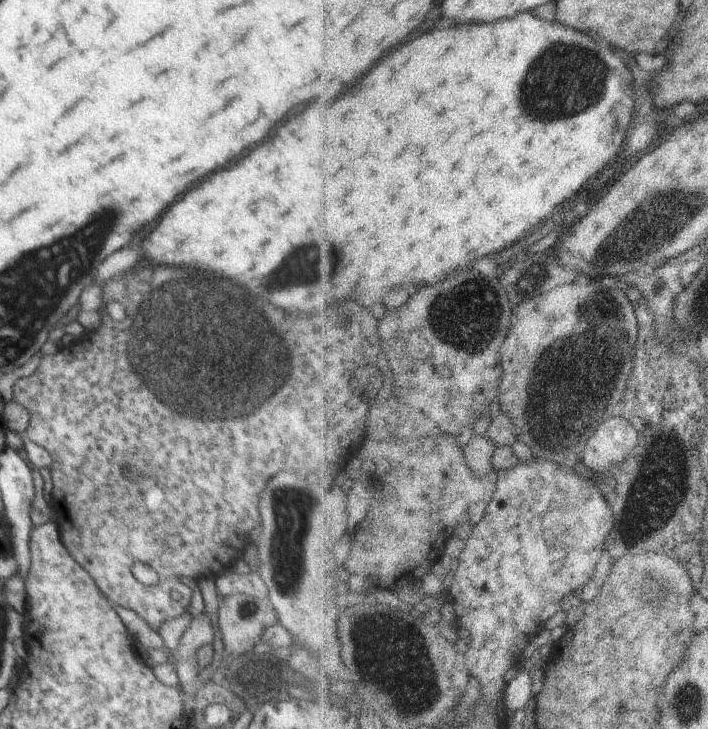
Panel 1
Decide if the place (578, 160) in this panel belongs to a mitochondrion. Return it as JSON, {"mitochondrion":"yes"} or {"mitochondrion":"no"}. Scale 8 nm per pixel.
{"mitochondrion":"no"}

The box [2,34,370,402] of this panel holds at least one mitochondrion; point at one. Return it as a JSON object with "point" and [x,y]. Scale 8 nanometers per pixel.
{"point":[321,255]}

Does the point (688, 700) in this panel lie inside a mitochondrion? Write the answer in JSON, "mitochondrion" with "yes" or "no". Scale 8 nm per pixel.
{"mitochondrion":"yes"}

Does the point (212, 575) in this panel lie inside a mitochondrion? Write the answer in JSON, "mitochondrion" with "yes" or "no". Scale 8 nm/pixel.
{"mitochondrion":"no"}

